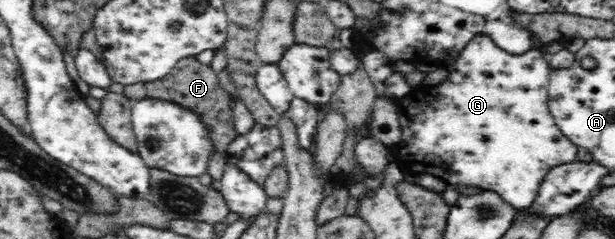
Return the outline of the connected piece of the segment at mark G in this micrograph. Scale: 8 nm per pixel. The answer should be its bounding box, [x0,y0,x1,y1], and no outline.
[388,36,578,210]

